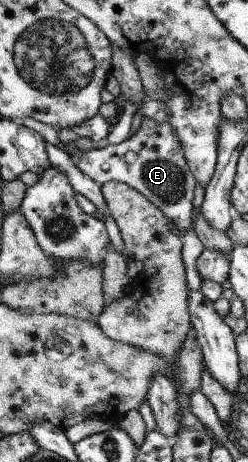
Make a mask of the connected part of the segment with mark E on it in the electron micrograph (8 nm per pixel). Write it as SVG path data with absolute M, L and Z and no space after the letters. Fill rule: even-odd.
M96 114L77 126L56 129L58 141L69 152L70 159L77 167L82 168L83 174L101 184L110 180L122 182L141 193L152 205L155 205L176 227L184 233L190 225L192 190L195 179L190 173L183 151L168 122L157 123L153 117L144 115L135 133L129 135L119 144L108 144L103 148L88 151L78 150L74 141L79 137L95 138L107 134L109 124L101 115ZM132 151L134 161L128 163L124 153Z

